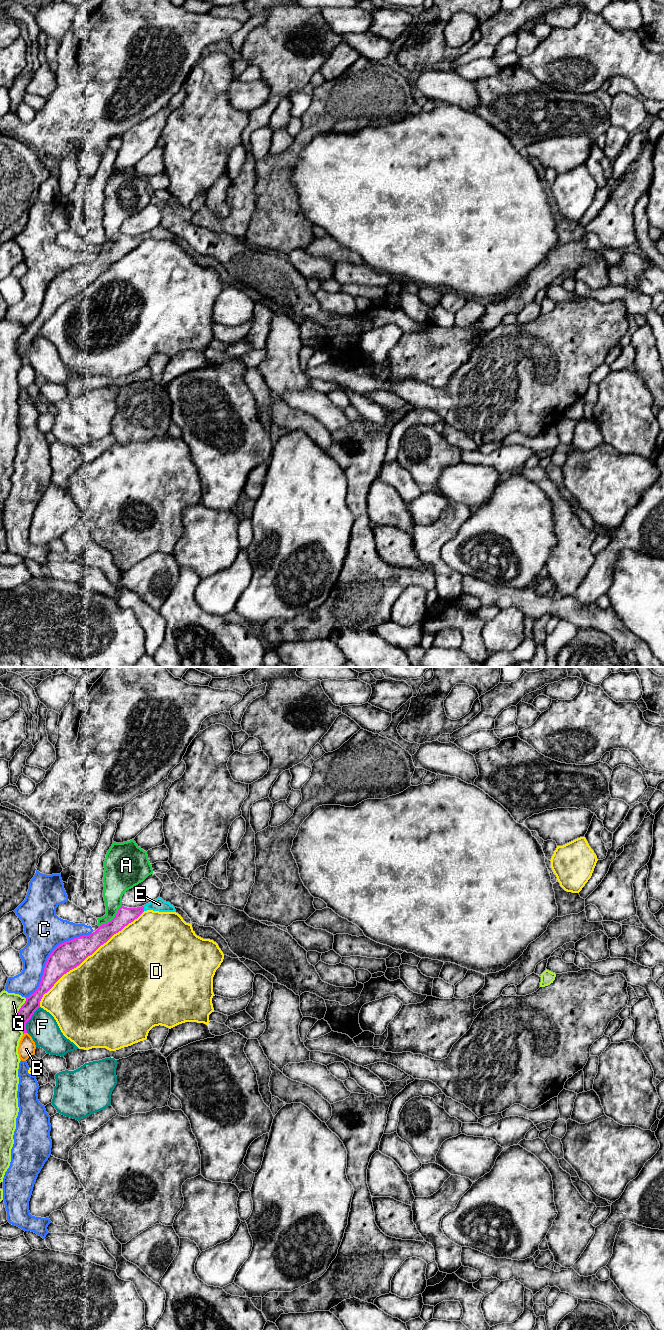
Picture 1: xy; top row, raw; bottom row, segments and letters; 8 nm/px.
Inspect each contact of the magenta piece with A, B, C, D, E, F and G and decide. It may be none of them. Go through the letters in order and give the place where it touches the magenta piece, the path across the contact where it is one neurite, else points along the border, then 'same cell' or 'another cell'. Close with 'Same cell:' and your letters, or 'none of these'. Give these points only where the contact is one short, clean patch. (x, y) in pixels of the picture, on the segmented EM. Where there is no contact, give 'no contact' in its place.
A: xy (113, 918) | another cell
B: xy (24, 1032) | another cell
C: xy (49, 956) | another cell
D: xy (88, 955) | another cell
E: xy (143, 908) | across xy (124, 916), (135, 913), (143, 908), (159, 904) | same cell
F: xy (30, 1018) | another cell
G: xy (17, 1016) | another cell
Same cell: E

